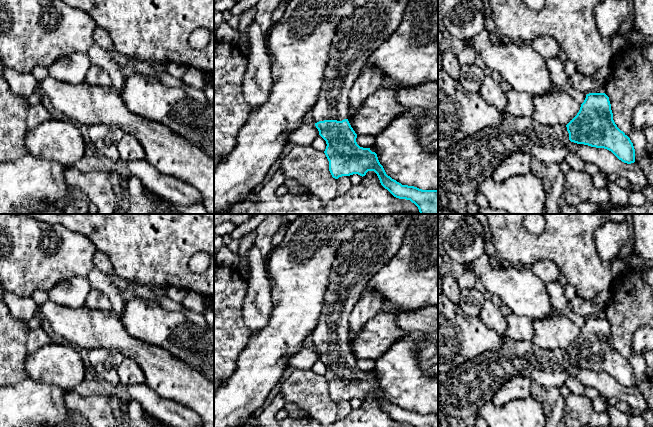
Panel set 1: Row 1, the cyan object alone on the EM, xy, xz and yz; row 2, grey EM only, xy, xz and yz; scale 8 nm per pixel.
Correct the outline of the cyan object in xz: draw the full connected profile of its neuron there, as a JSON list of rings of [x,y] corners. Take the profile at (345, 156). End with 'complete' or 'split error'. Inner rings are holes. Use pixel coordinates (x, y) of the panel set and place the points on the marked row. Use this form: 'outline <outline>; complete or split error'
outline [[[369,0],[363,7],[355,9],[350,16],[342,20],[331,44],[324,84],[311,111],[319,135],[327,144],[324,153],[329,161],[329,171],[333,178],[338,179],[353,174],[363,177],[368,171],[374,171],[381,185],[394,197],[410,200],[418,207],[420,214],[438,214],[438,190],[422,190],[414,186],[402,185],[388,176],[377,154],[370,148],[363,148],[357,144],[357,134],[348,121],[350,89],[370,56],[400,25],[409,1]]]; split error

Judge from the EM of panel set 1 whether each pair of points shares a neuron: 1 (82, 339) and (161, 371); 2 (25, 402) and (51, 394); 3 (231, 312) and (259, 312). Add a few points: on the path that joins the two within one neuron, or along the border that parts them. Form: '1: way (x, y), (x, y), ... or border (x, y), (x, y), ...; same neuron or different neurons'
1: way (102, 339), (120, 339), (131, 348), (141, 352); same neuron
2: way (31, 402), (43, 402), (45, 400); same neuron
3: border (246, 289), (242, 305), (242, 320), (252, 333); different neurons

